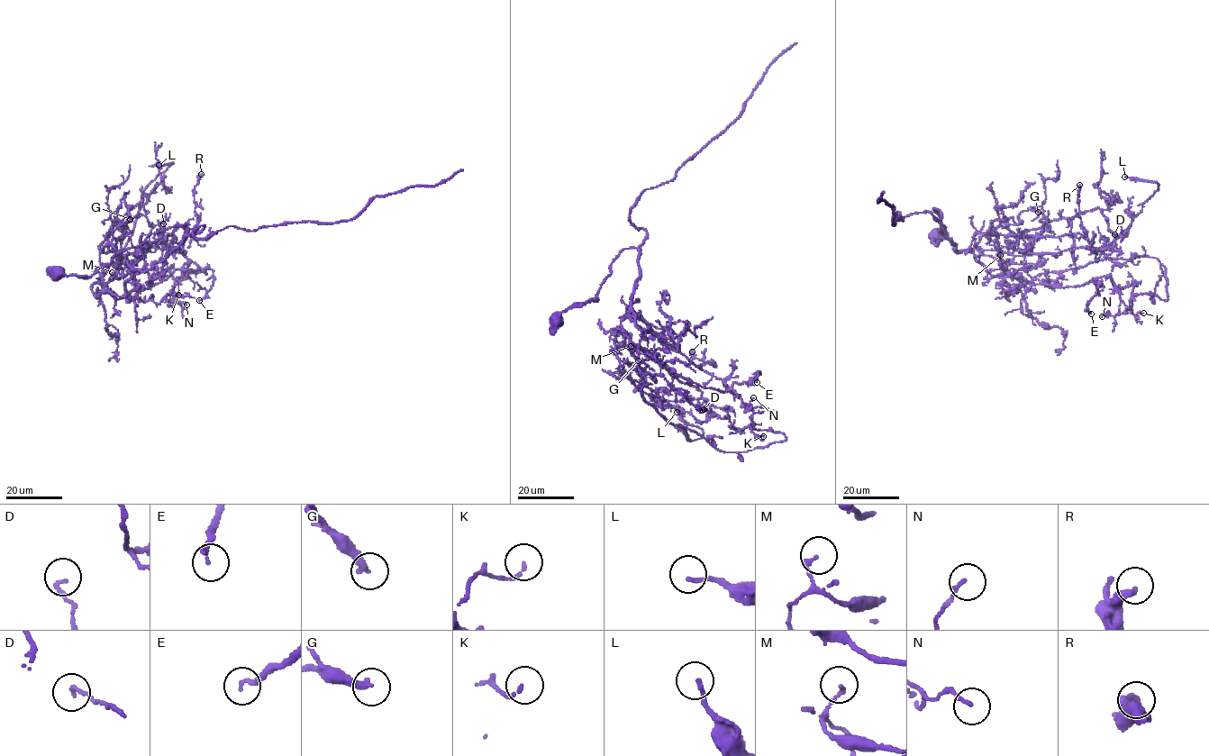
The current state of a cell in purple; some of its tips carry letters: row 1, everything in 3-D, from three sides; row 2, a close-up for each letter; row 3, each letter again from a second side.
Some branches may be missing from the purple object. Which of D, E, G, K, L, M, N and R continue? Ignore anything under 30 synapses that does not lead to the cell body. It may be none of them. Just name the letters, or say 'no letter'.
no letter

